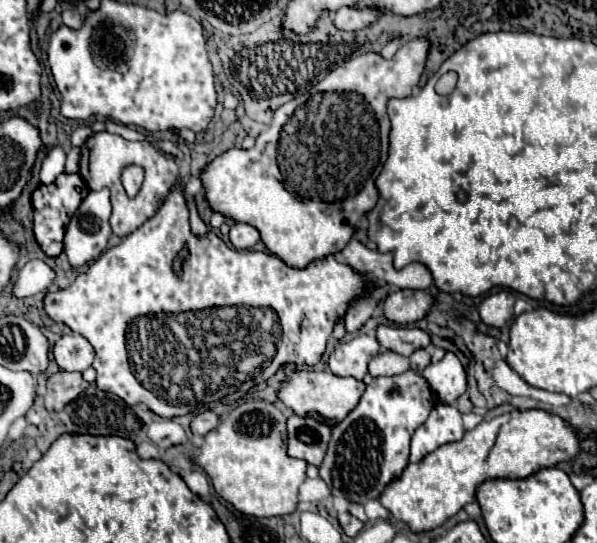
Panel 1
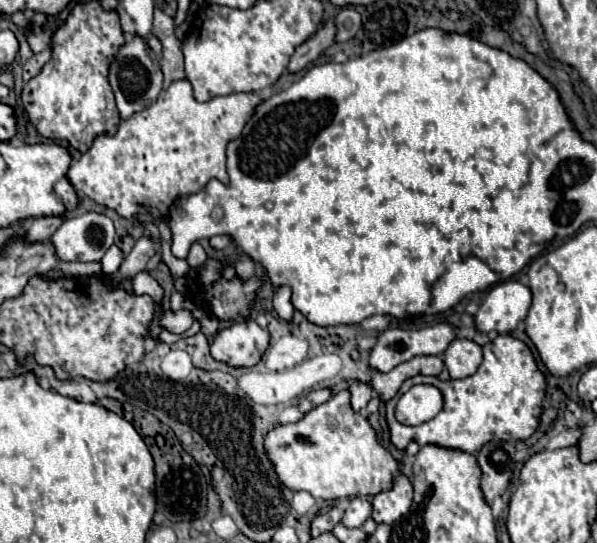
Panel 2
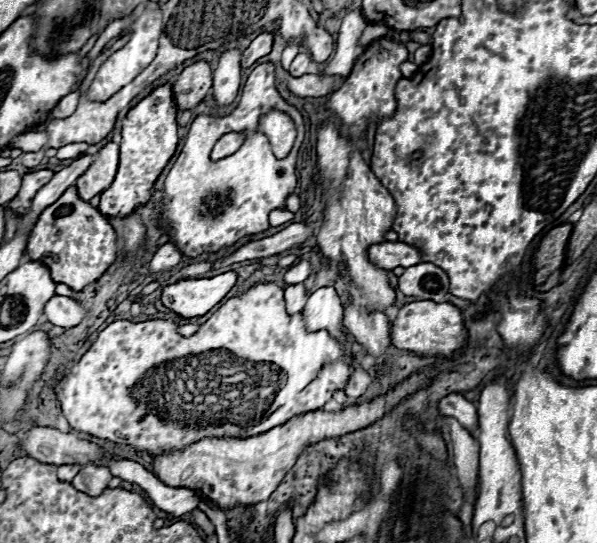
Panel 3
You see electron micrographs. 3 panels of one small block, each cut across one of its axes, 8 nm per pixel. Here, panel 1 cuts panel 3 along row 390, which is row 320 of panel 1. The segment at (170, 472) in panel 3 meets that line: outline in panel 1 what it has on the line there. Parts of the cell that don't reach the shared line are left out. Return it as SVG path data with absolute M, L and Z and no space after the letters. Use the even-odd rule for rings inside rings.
M394 290L382 300L382 312L390 322L410 324L420 320L432 302L432 296L422 290Z

